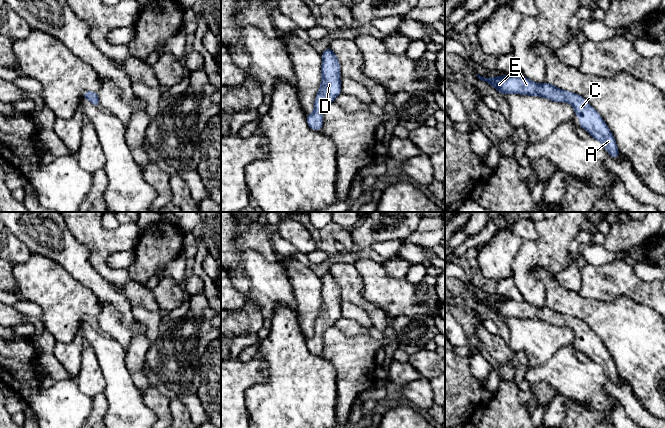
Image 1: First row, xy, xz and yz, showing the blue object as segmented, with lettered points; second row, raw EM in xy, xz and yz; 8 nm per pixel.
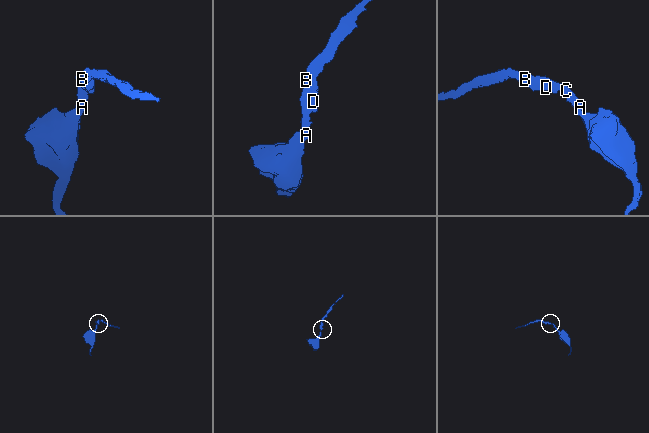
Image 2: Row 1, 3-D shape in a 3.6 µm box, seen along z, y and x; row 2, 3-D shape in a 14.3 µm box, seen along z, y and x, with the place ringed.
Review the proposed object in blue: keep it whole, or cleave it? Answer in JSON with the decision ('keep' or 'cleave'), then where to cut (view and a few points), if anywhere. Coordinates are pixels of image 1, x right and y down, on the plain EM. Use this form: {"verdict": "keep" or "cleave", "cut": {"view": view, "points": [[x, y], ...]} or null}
{"verdict": "keep", "cut": null}

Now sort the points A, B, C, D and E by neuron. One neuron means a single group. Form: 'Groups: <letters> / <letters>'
Groups: A B C D E

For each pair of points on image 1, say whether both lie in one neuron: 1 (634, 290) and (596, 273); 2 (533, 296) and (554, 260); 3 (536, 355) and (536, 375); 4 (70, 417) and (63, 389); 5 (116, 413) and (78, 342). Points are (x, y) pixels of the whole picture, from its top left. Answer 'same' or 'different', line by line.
1: same
2: same
3: different
4: same
5: different

